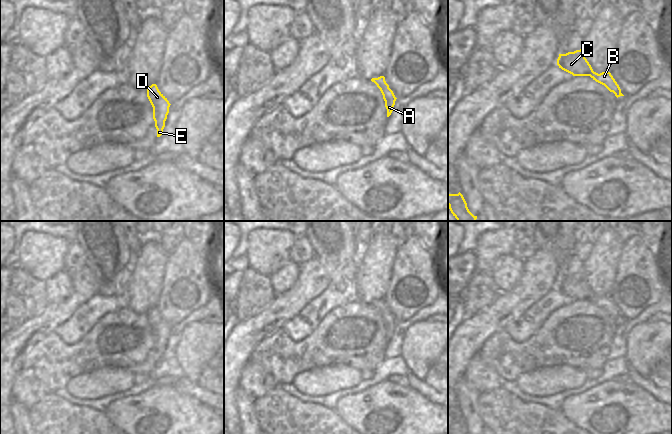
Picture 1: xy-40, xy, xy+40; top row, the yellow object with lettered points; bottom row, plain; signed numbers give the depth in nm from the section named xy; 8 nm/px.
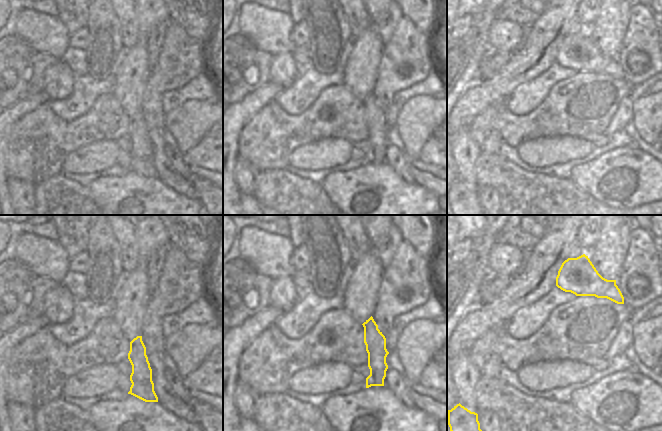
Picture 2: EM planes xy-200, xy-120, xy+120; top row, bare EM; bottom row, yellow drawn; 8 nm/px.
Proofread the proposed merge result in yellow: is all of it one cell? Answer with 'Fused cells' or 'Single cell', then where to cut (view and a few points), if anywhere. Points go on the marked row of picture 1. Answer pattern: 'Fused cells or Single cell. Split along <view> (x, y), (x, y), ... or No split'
Fused cells. Split along xy (388, 87), (382, 84), (379, 88).

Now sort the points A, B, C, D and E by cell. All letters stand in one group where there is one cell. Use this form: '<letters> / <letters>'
A D E / B C

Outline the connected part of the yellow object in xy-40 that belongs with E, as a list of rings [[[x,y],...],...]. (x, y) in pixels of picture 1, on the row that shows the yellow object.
[[[152,84],[147,89],[147,97],[153,107],[153,119],[157,129],[157,137],[160,137],[165,127],[165,121],[169,113],[170,103],[167,98],[159,91],[156,84]]]

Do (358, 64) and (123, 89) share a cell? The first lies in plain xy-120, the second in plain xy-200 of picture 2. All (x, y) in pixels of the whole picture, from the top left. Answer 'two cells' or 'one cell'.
one cell

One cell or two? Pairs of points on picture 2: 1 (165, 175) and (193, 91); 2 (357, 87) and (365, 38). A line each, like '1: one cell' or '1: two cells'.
1: two cells
2: one cell

